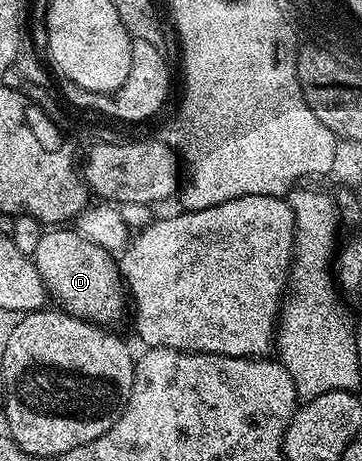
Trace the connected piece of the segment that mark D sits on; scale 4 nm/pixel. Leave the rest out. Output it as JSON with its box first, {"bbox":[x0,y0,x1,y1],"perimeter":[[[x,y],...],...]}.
{"bbox":[32,228,128,327],"perimeter":[[[47,228],[36,244],[32,260],[46,284],[49,300],[61,312],[83,317],[103,327],[113,326],[113,321],[120,320],[125,309],[127,312],[128,293],[115,254],[90,242],[73,228]]]}

